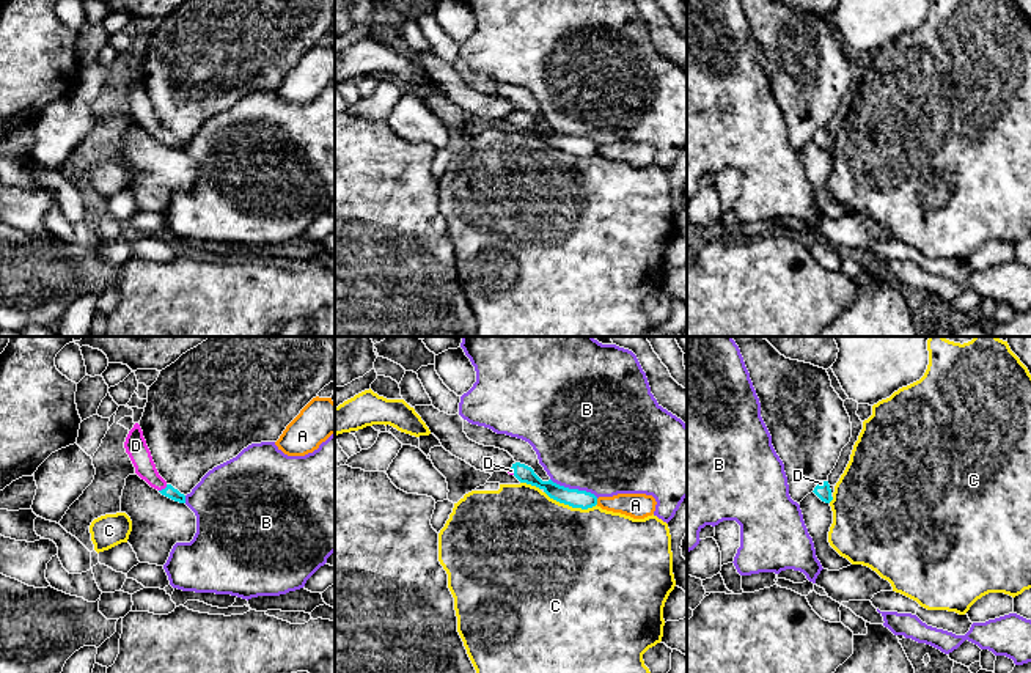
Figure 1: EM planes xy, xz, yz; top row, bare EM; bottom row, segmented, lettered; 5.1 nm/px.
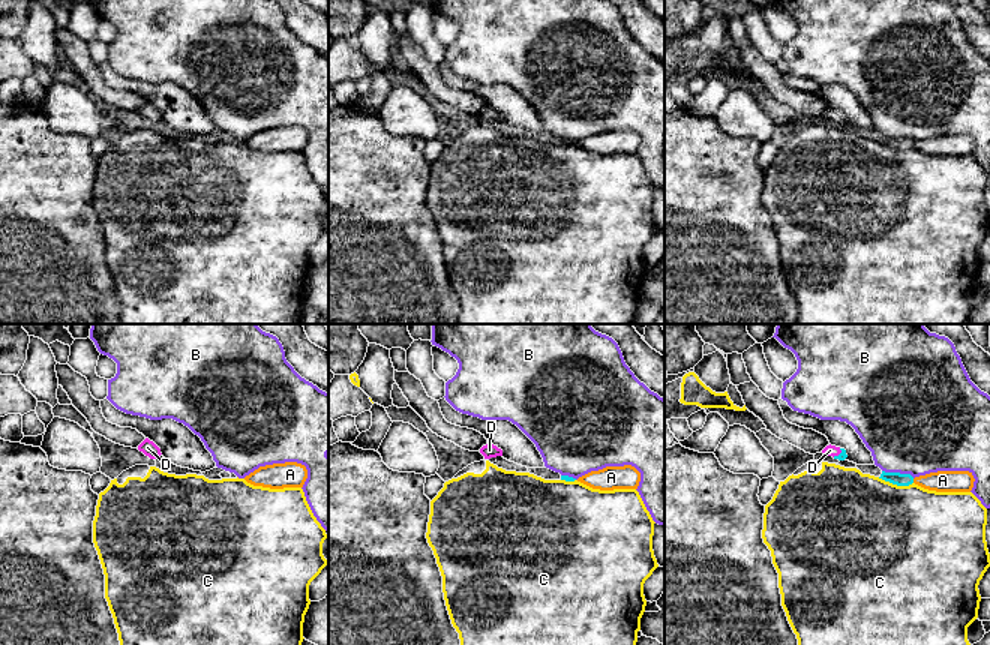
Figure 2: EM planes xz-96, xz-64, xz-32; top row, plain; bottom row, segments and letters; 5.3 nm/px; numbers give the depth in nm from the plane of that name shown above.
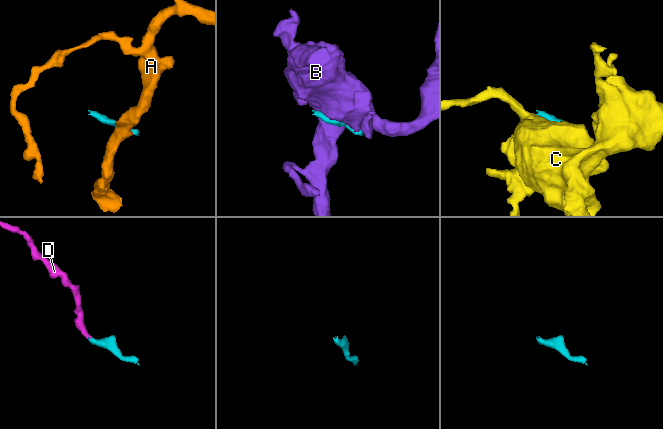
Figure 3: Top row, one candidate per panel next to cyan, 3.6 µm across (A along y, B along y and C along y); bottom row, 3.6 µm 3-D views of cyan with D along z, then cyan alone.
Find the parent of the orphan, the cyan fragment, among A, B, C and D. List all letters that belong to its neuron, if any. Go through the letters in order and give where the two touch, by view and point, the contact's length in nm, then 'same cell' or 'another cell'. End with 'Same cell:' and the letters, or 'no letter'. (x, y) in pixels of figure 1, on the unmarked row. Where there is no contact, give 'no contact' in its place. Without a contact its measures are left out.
A: contact xz (596, 150); length 30 nm; another cell
B: contact xz (574, 137); length 260 nm; another cell
C: contact xz (571, 153); length 280 nm; another cell
D: contact xy (162, 137); length 60 nm; same cell
Same cell: D

